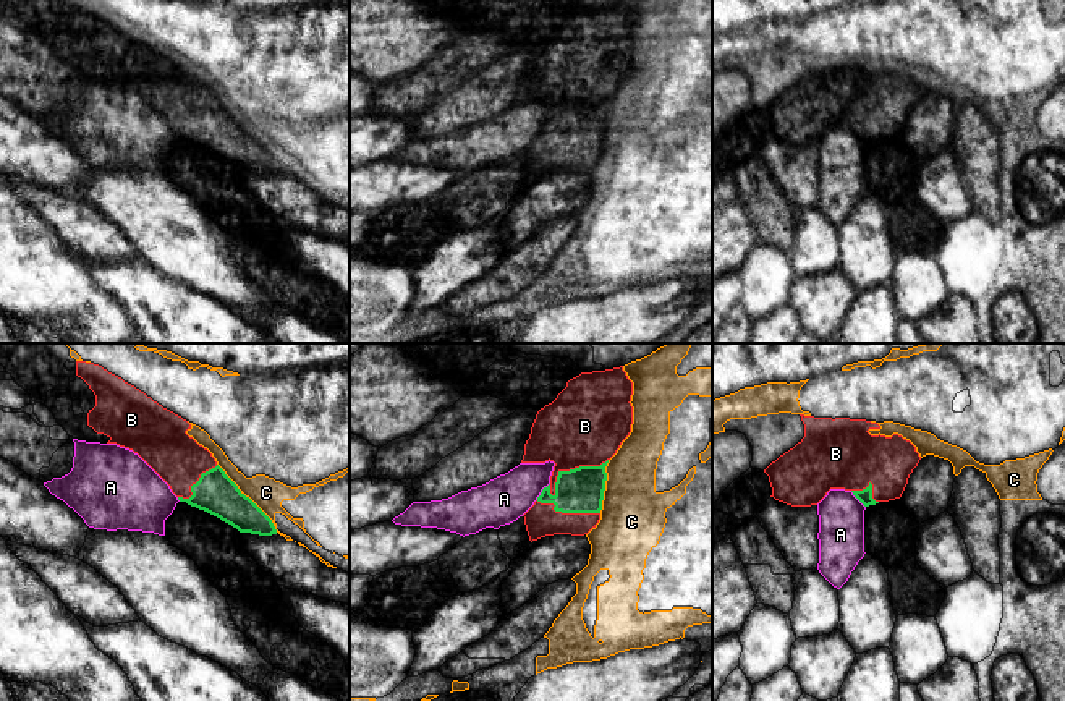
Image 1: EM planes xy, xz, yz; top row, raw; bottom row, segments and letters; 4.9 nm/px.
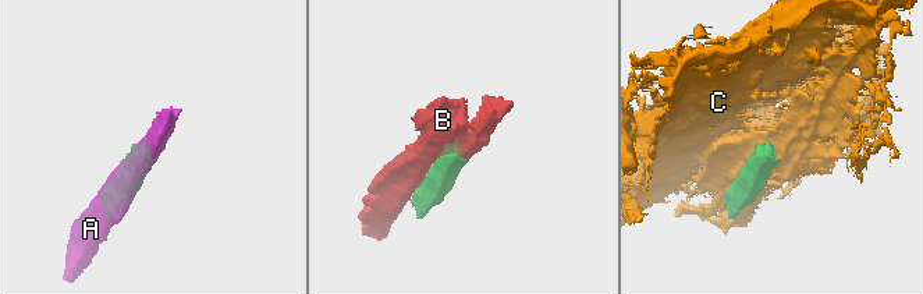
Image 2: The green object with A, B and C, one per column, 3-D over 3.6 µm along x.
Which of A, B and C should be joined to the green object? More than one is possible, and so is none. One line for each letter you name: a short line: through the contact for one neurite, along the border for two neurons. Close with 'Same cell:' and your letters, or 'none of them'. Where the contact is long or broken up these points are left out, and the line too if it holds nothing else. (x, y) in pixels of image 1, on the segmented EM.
Same cell: none of them

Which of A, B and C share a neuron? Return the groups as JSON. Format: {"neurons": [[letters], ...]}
{"neurons": [["A"], ["B"], ["C"]]}

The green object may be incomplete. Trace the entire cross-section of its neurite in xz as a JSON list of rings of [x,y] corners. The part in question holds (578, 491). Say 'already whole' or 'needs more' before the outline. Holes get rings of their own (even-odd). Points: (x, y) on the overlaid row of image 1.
already whole; [[[609,460],[600,466],[579,466],[570,471],[558,471],[555,494],[550,484],[542,489],[537,502],[554,503],[562,513],[600,513]]]

